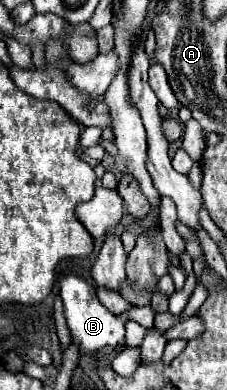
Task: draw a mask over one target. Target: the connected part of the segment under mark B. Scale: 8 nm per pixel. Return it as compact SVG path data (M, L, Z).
M63 274L59 278L59 286L61 286L59 294L63 300L65 320L67 320L67 328L71 334L71 344L77 344L81 354L93 354L105 346L111 346L111 348L125 346L125 322L127 320L140 322L147 329L154 326L155 312L150 306L134 307L127 314L115 316L99 302L95 294L95 286L91 286L87 280L75 274Z

